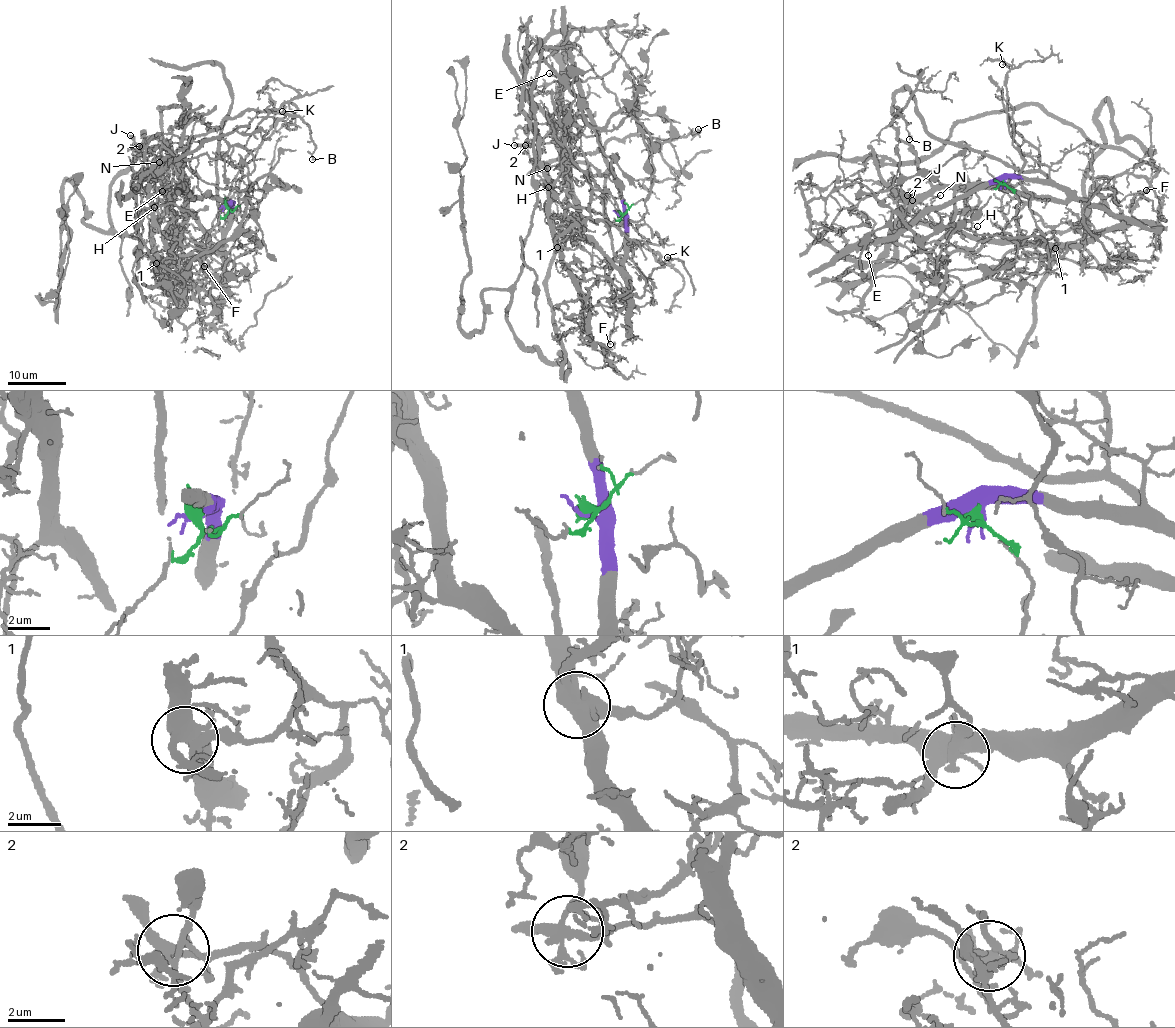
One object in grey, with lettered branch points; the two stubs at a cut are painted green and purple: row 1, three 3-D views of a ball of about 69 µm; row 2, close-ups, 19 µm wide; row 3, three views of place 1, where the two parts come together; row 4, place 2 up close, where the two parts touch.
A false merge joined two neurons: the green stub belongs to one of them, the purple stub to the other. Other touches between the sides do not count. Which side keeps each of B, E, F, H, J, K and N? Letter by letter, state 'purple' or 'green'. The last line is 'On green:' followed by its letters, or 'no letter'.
B: purple
E: purple
F: green
H: green
J: purple
K: purple
N: green
On green: F, H, N

